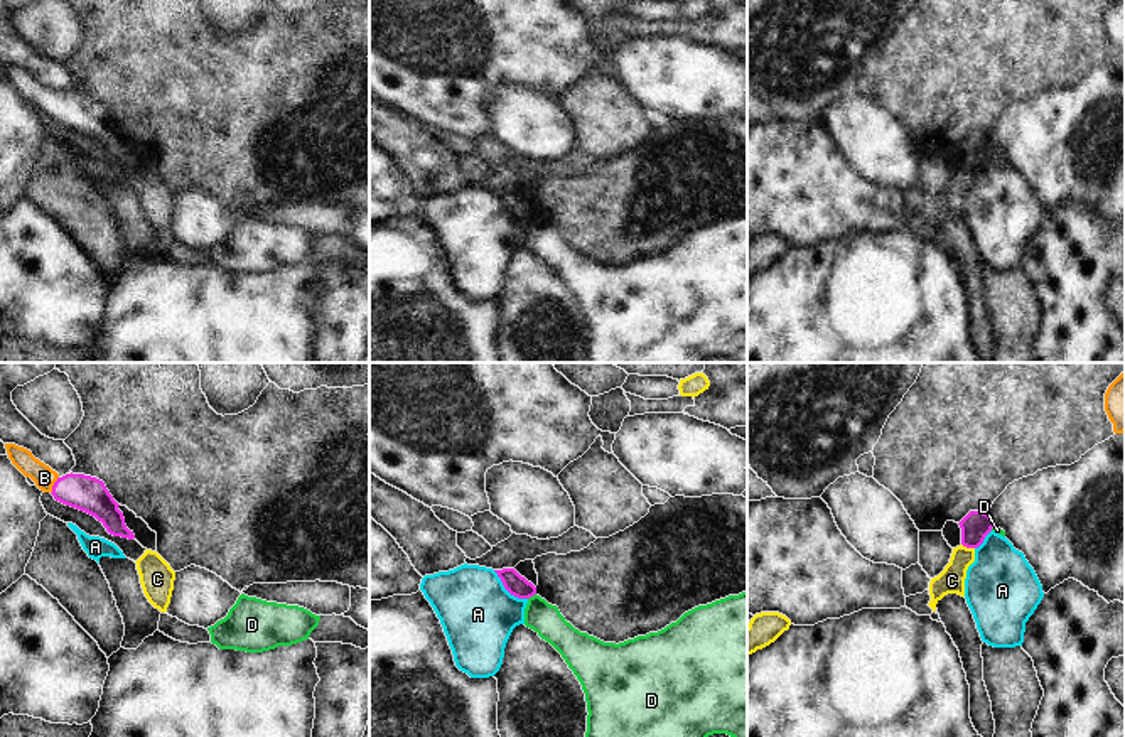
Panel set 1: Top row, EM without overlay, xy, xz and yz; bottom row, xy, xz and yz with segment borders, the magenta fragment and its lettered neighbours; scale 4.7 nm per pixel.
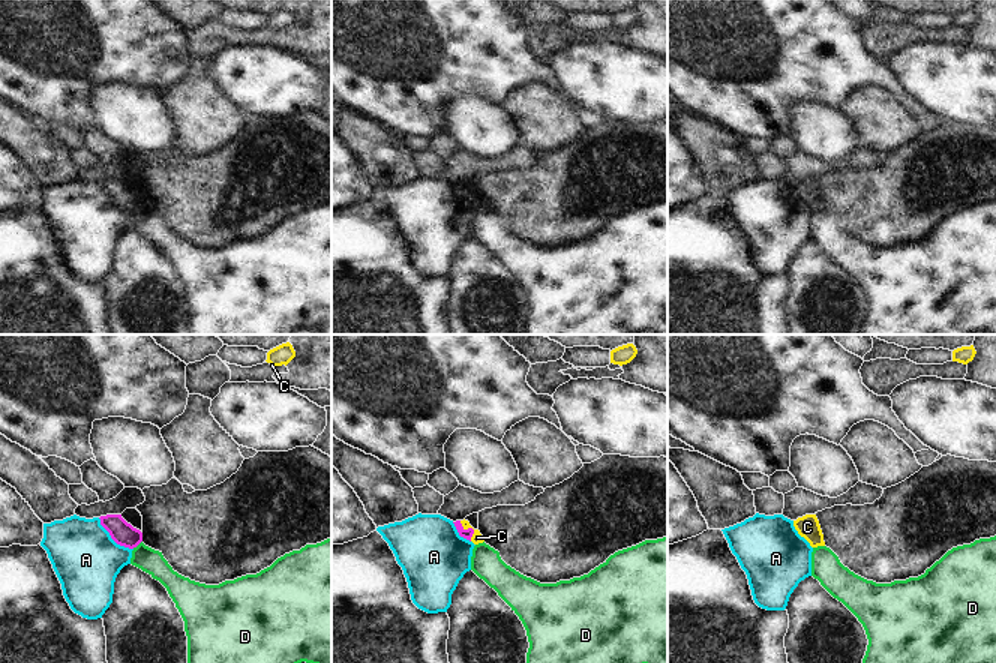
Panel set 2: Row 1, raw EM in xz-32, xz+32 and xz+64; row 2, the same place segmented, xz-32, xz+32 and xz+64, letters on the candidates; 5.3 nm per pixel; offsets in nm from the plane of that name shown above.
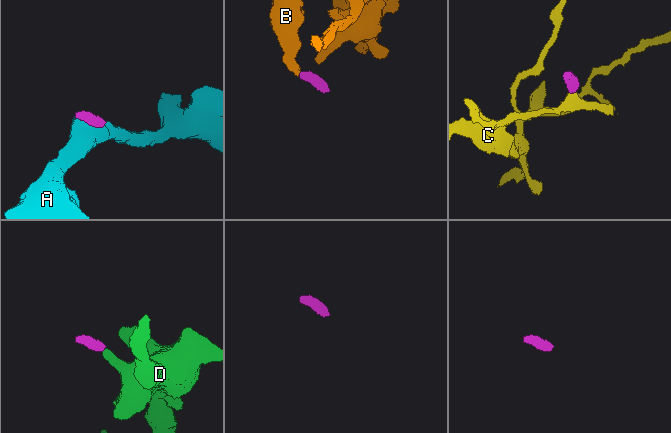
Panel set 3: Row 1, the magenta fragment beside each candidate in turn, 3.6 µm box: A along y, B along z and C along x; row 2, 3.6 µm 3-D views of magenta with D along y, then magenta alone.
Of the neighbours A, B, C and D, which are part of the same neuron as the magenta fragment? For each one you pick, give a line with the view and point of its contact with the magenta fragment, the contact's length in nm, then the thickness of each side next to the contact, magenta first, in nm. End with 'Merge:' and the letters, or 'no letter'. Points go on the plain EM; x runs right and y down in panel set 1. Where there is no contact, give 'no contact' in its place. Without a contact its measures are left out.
B: contact xy (54, 107); length 90 nm; calibres 170 and 110 nm
Merge: B

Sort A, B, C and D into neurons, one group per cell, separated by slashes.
A / B / C / D

